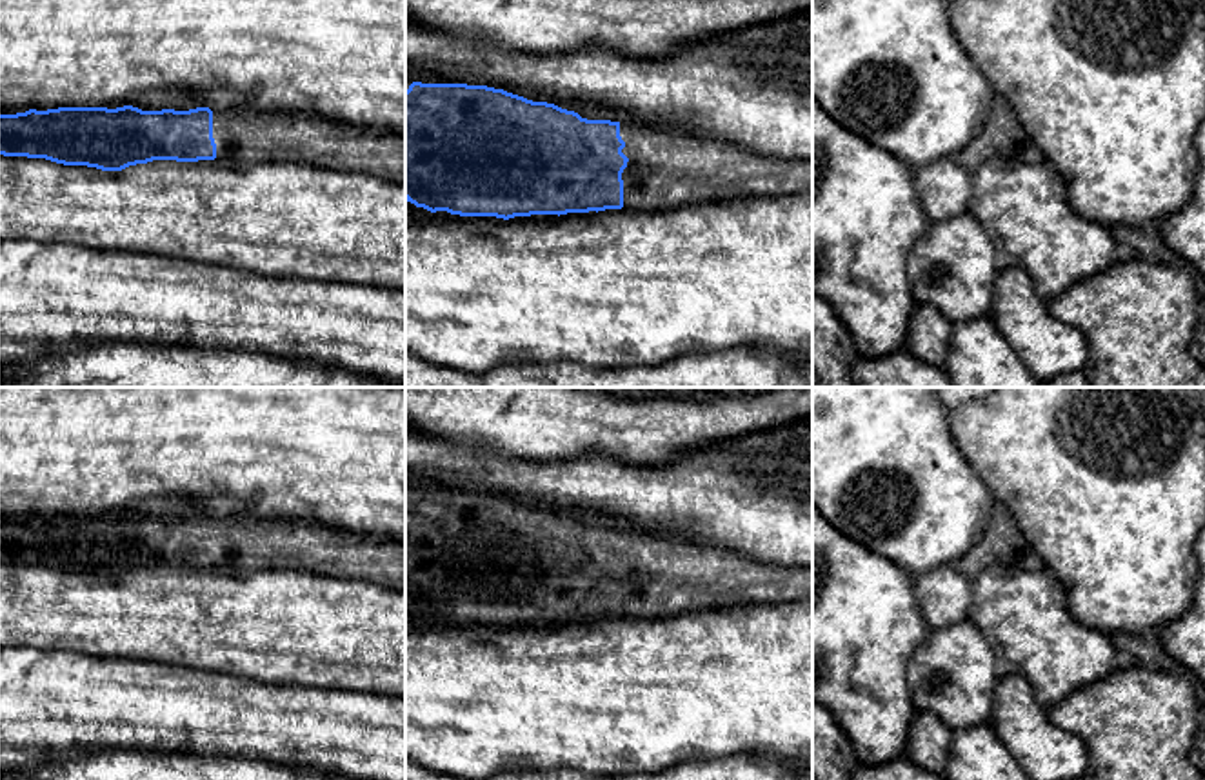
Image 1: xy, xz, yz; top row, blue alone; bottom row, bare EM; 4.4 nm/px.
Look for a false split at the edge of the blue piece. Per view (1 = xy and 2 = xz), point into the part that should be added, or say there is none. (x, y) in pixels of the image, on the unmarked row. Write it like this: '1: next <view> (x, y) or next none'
1: next xy (240, 542)
2: next xz (666, 577)

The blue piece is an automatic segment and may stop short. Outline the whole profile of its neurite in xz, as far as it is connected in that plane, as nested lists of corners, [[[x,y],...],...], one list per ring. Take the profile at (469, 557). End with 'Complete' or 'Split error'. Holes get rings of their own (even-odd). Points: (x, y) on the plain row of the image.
[[[422,491],[405,498],[405,607],[431,620],[514,625],[605,616],[656,618],[682,611],[785,604],[812,598],[812,567],[763,564],[725,549],[611,527],[587,527],[574,518],[487,493]]]. Split error

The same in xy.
[[[133,513],[0,522],[0,562],[122,578],[153,567],[298,569],[405,593],[405,544],[305,520],[142,518]]]. Split error

